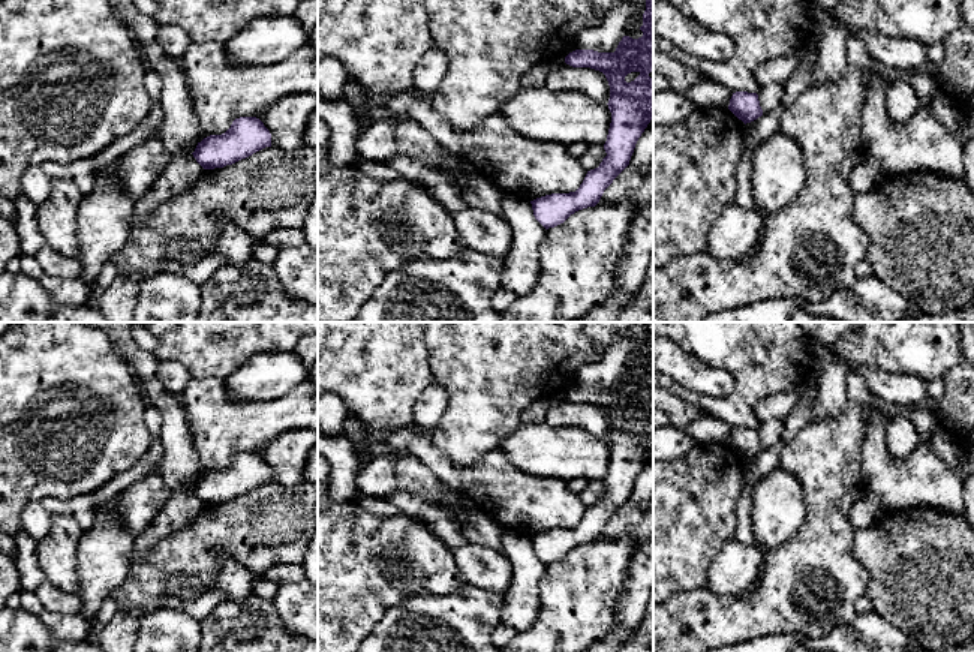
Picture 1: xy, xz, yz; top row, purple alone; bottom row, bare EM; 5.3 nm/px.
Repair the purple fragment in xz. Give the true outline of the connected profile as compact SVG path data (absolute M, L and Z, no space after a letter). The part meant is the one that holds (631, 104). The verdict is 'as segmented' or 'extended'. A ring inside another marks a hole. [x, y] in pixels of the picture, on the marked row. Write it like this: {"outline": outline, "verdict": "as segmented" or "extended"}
{"outline": "M646 0L643 13L643 36L632 39L623 36L614 52L598 52L593 49L575 49L565 57L572 67L590 67L605 75L610 85L608 109L611 123L604 144L607 156L598 168L587 171L583 183L575 192L551 193L530 201L535 219L545 228L563 223L578 210L595 207L604 190L629 165L635 144L653 117L653 0Z", "verdict": "as segmented"}

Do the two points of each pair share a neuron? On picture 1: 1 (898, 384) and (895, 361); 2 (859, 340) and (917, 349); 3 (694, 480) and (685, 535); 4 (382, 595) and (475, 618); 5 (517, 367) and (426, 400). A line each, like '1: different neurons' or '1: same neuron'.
1: different neurons
2: same neuron
3: same neuron
4: different neurons
5: different neurons

